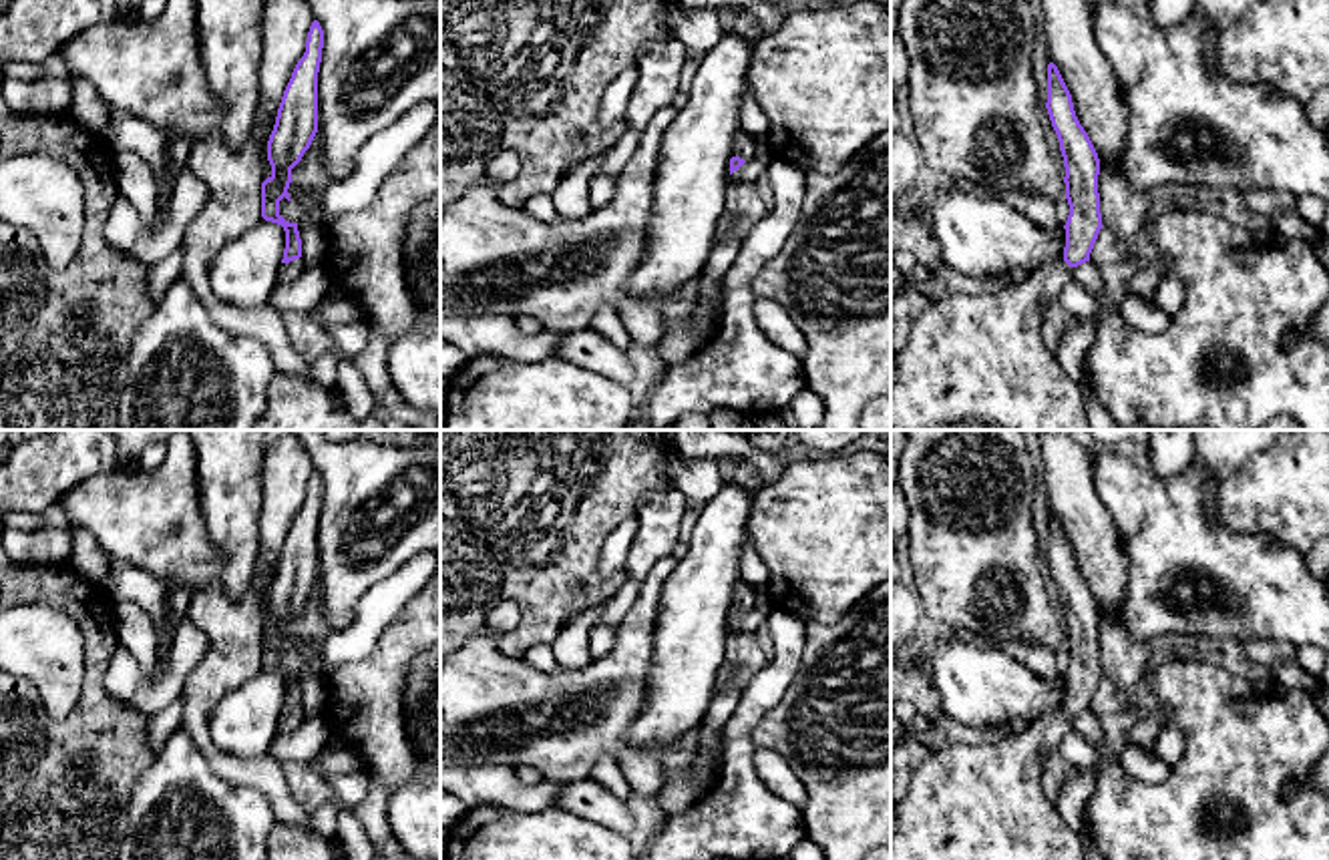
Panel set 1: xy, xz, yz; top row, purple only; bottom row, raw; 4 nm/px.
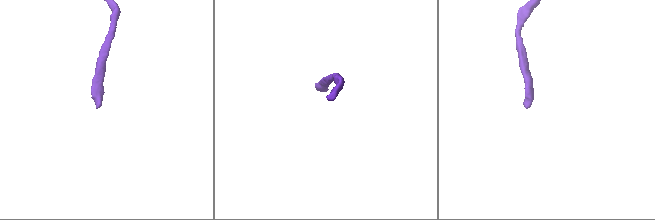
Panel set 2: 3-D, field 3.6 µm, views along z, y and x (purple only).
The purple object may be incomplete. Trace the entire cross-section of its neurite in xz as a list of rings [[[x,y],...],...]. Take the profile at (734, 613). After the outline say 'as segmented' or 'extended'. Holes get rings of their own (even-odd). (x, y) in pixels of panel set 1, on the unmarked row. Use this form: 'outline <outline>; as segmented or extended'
outline [[[740,579],[734,587],[730,625],[738,621],[752,607],[754,607],[754,587]]]; extended

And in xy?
outline [[[312,472],[306,502],[298,510],[283,541],[275,575],[267,591],[267,611],[271,625],[261,633],[261,667],[277,673],[286,681],[286,699],[277,731],[290,733],[304,723],[302,689],[298,673],[279,665],[279,651],[290,649],[292,619],[302,611],[318,583],[318,522],[322,512],[324,480]]]; extended

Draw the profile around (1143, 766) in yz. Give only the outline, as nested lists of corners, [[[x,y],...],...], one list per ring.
[[[1124,747],[1116,756],[1116,764],[1124,770],[1128,778],[1138,780],[1146,786],[1162,784],[1168,778],[1172,768],[1164,760],[1134,747]]]

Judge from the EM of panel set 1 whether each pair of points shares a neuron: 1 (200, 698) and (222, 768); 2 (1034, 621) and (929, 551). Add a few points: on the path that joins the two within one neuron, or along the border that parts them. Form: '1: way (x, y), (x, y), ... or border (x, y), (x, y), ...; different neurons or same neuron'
1: way (200, 716), (200, 736), (210, 750); same neuron
2: way (1028, 585), (1018, 565), (980, 561), (966, 551); same neuron

